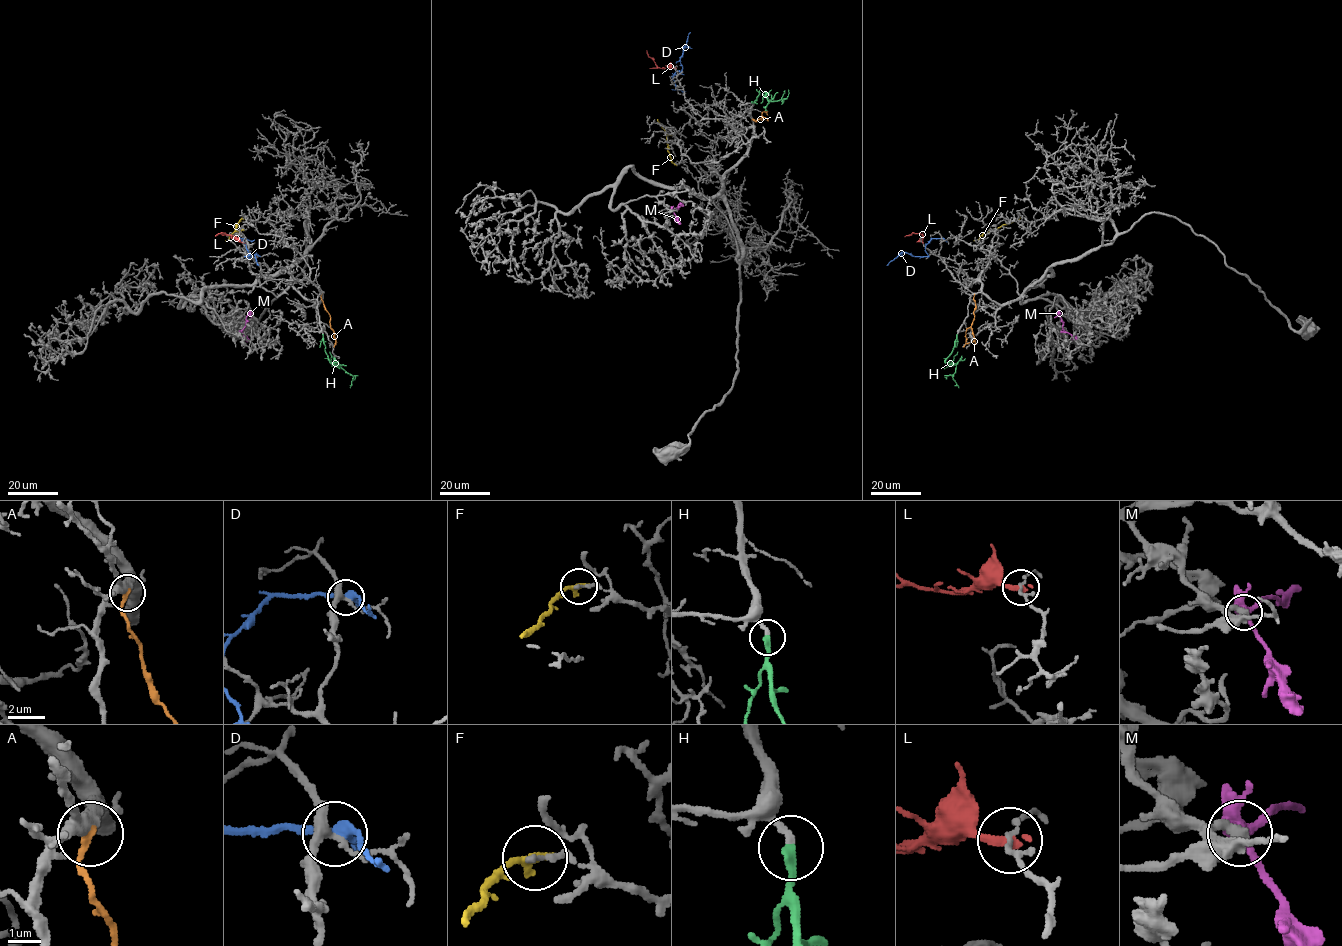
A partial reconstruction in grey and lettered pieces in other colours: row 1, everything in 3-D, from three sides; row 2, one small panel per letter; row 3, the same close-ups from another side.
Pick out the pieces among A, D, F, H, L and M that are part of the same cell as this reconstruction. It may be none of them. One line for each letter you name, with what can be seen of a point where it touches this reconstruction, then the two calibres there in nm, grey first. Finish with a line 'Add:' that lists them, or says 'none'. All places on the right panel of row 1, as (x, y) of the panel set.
H: (957, 334) | 190/300 nm
M: (1064, 332) | 320/380 nm
Add: H, M

